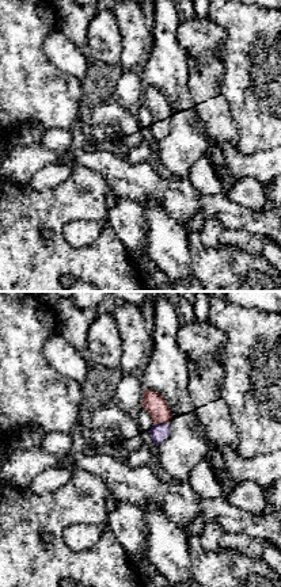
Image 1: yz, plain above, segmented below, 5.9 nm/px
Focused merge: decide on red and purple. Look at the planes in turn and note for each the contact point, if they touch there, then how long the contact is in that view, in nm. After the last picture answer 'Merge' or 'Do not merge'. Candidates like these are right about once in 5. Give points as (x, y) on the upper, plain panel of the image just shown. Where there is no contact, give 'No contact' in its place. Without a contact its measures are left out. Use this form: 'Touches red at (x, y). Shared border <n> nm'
Touches red at (160, 119). Shared border 100 nm

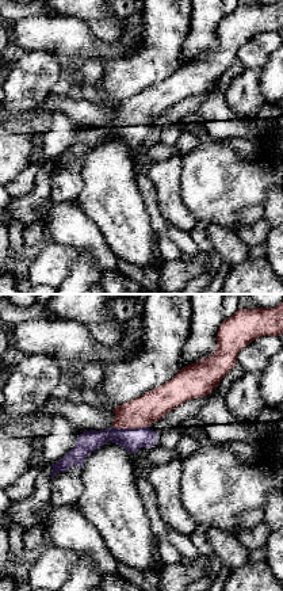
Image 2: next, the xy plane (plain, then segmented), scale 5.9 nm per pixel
Touches red at (132, 124). Shared border 180 nm

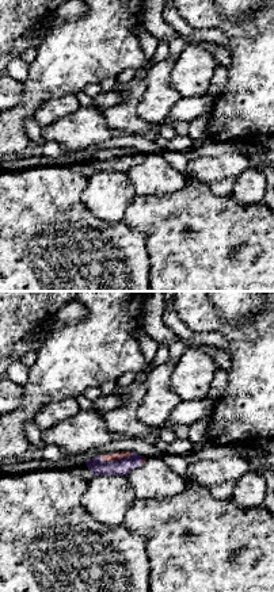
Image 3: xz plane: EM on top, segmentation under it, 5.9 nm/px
Touches red at (115, 156). Shared border 200 nm

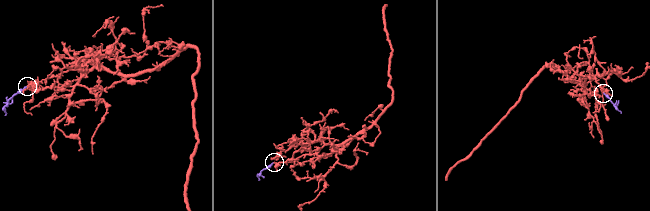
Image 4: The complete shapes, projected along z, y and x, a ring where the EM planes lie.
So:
Merge

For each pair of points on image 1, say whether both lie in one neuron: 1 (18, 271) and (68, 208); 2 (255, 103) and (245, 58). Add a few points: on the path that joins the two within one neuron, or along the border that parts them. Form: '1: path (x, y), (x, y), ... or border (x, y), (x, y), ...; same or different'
1: path (18, 251), (18, 240), (44, 214), (48, 214); same
2: path (257, 92), (257, 73), (253, 69); same

